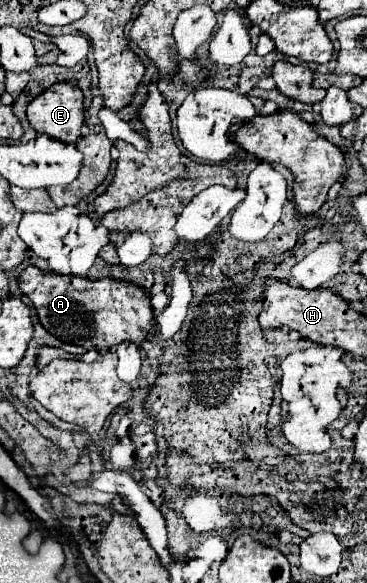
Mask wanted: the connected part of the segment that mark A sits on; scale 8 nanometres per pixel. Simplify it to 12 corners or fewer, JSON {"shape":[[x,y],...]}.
{"shape":[[21,272],[21,292],[61,342],[139,346],[155,324],[125,280]]}

